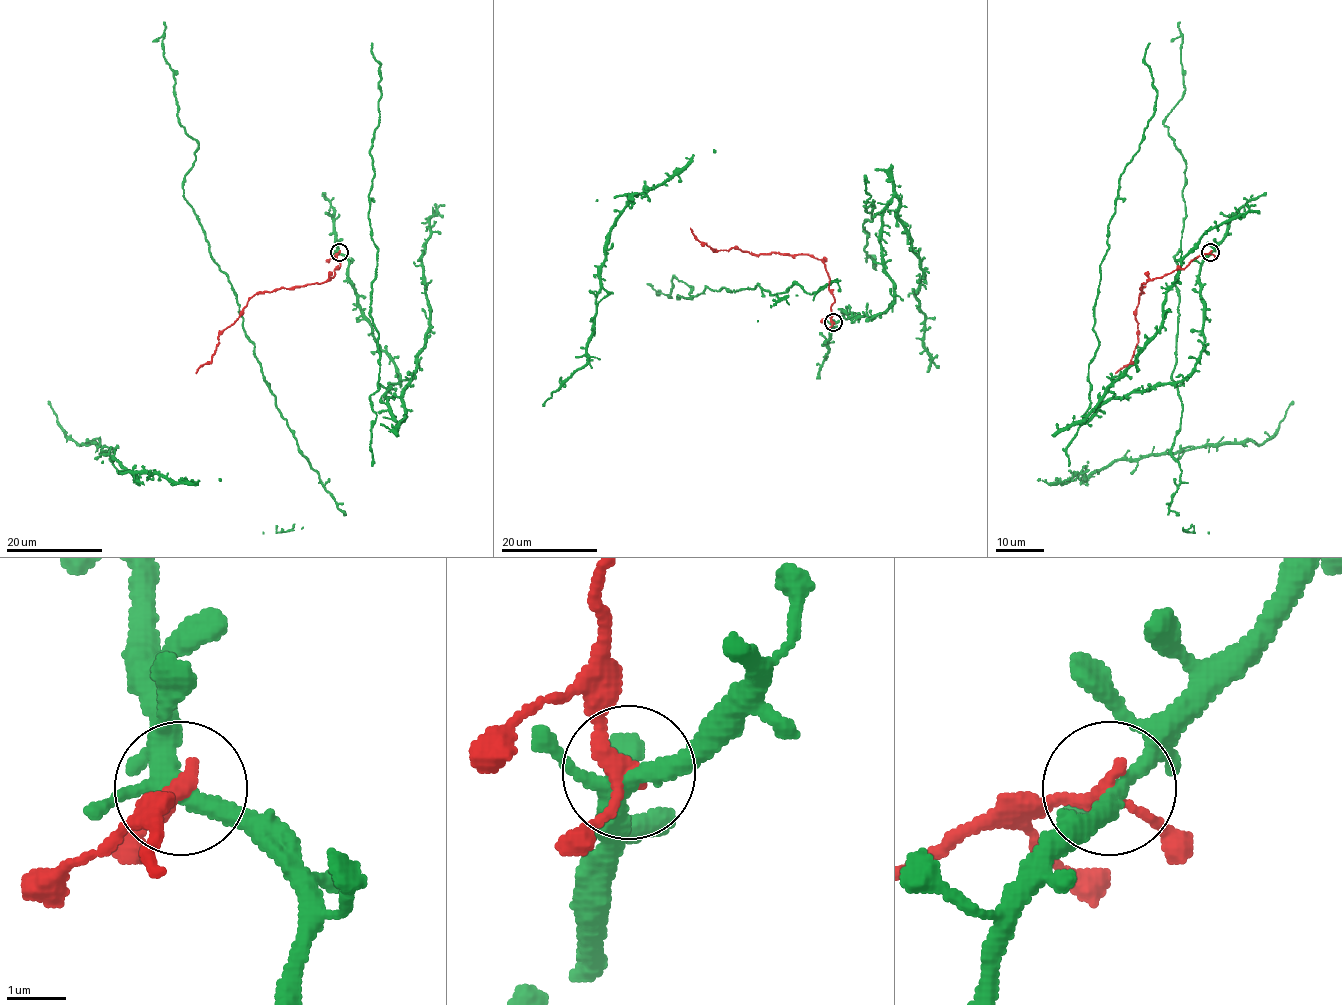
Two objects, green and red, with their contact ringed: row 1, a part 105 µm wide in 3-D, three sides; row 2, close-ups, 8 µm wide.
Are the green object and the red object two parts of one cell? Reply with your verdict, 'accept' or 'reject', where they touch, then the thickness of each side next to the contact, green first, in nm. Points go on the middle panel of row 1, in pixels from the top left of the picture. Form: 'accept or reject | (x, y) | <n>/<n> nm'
reject | (833, 322) | 280/240 nm

